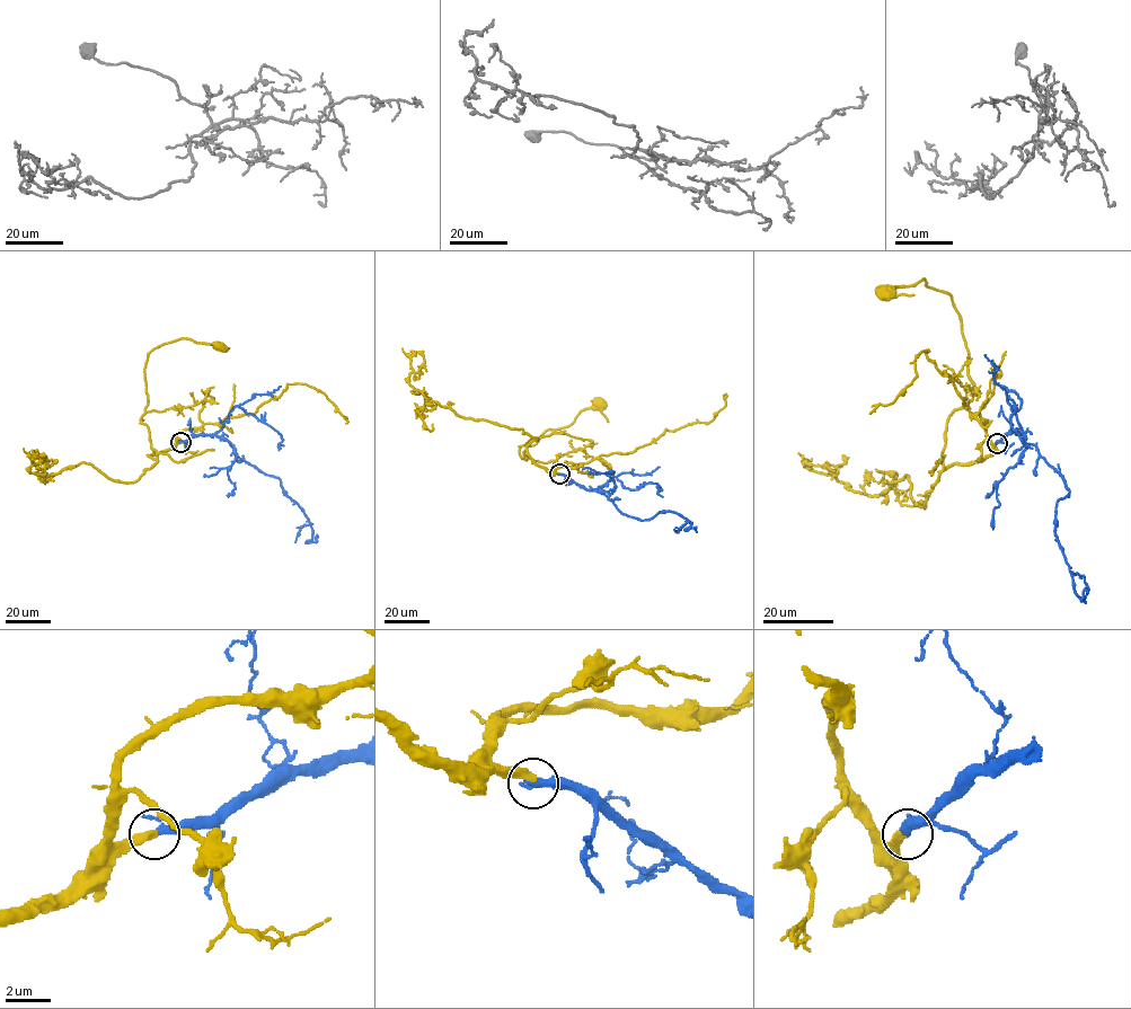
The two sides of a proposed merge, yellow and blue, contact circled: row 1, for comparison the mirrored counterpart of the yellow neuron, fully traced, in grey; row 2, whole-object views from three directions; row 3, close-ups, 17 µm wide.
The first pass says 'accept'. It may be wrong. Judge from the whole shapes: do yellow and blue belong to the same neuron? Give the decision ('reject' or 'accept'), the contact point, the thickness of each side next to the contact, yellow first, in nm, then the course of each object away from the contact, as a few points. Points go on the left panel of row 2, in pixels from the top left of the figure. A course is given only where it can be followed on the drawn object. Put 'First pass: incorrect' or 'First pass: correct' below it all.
accept; at (180, 442); 400 nm thick on the yellow side, 240 nm on the other; yellow runs (180, 442), (148, 456), (156, 457), (140, 421), (148, 403), (148, 354), (182, 338), (218, 344); blue runs (180, 442), (199, 435), (226, 439), (240, 459), (279, 478), (312, 530), (306, 542), (318, 538)
First pass: correct

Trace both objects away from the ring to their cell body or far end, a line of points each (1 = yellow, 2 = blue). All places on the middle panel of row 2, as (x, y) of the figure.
1: (559, 475), (530, 458), (535, 439), (519, 449), (526, 459), (548, 430), (597, 403)
2: (559, 475), (607, 492), (630, 516), (646, 520), (671, 511), (691, 523), (685, 529), (697, 532)

